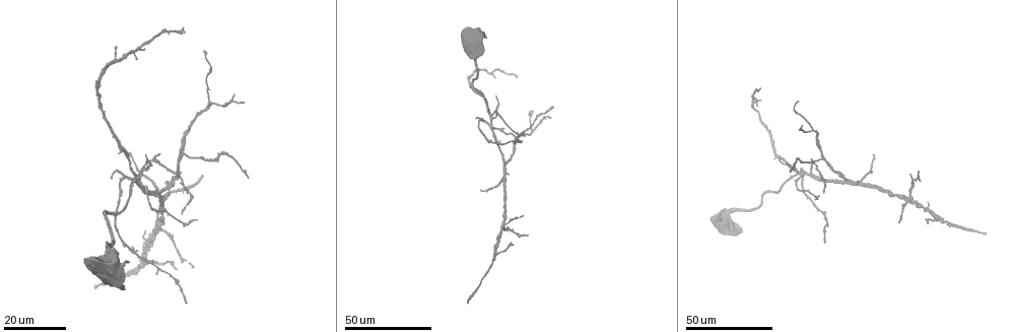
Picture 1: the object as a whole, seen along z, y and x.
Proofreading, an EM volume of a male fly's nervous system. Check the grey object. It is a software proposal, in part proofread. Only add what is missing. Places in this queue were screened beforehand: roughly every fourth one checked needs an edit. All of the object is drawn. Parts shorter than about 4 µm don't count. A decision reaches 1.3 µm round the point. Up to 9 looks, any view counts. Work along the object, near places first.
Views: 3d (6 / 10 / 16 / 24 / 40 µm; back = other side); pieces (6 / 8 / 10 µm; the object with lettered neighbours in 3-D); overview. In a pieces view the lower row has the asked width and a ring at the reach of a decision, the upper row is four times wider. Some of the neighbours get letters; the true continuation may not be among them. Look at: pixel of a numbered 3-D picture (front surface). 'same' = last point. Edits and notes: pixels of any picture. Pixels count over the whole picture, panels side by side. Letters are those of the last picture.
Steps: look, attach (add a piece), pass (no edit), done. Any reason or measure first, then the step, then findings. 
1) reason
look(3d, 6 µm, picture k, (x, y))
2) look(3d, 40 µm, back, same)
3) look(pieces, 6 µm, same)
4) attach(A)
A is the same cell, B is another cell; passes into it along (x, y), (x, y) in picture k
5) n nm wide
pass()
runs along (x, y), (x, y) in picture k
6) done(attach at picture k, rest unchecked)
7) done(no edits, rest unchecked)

an open end
look(3d, 40 µm, picture 1, (200, 176))

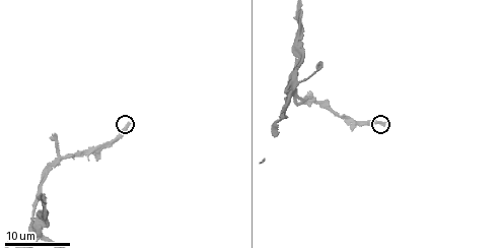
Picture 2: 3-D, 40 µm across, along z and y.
look(pieces, 6 µm, picture 2, (129, 125))

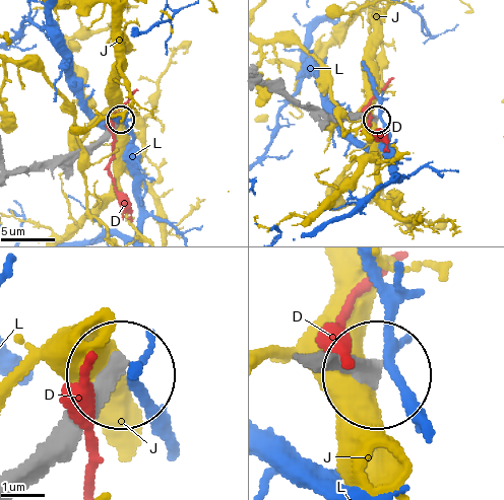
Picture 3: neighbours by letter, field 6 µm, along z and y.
pass()
D, J and L are other cells; no lettered piece goes on from it

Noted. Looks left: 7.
free end
look(3d, 24 µm, picture 2, (309, 91))

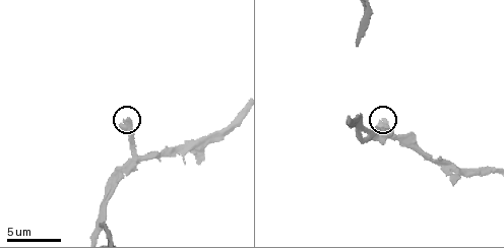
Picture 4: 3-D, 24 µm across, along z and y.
look(pieces, 10 µm, picture 4, (126, 122))

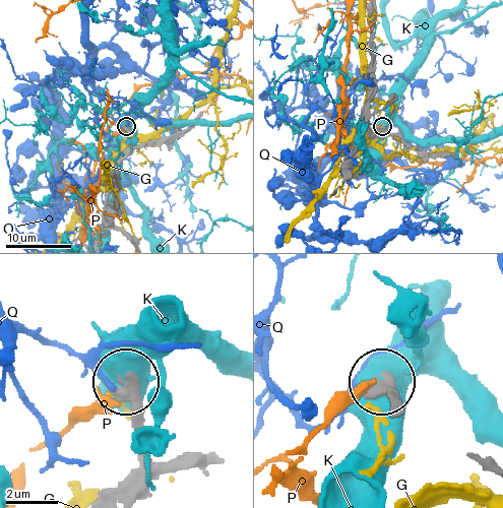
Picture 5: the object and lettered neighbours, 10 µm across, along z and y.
pass()
G, K, P and Q are other cells; none of them fits

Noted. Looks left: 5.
look(3d, 24 µm, picture 1, (552, 105))

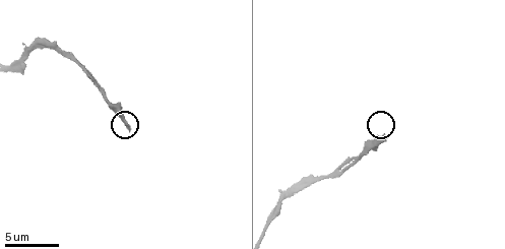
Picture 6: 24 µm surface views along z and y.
look(3d, 10 µm, picture 6, (384, 139))

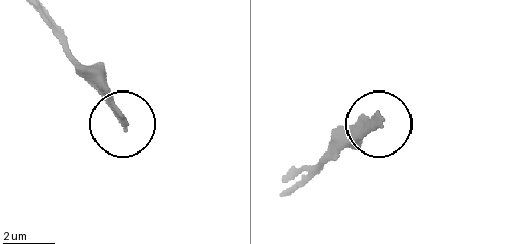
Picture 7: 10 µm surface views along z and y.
see the neighbours
look(pieces, 8 µm, picture 7, (127, 125))

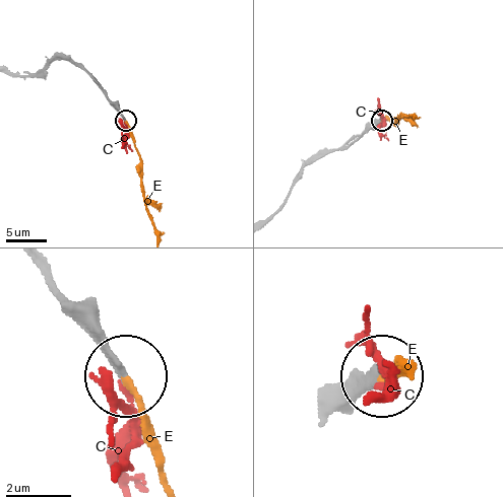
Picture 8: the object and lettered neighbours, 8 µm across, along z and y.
attach(E)
E is the same cell, C is another cell; the neuron continues

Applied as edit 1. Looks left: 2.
done(attach at picture 8, rest unchecked)

